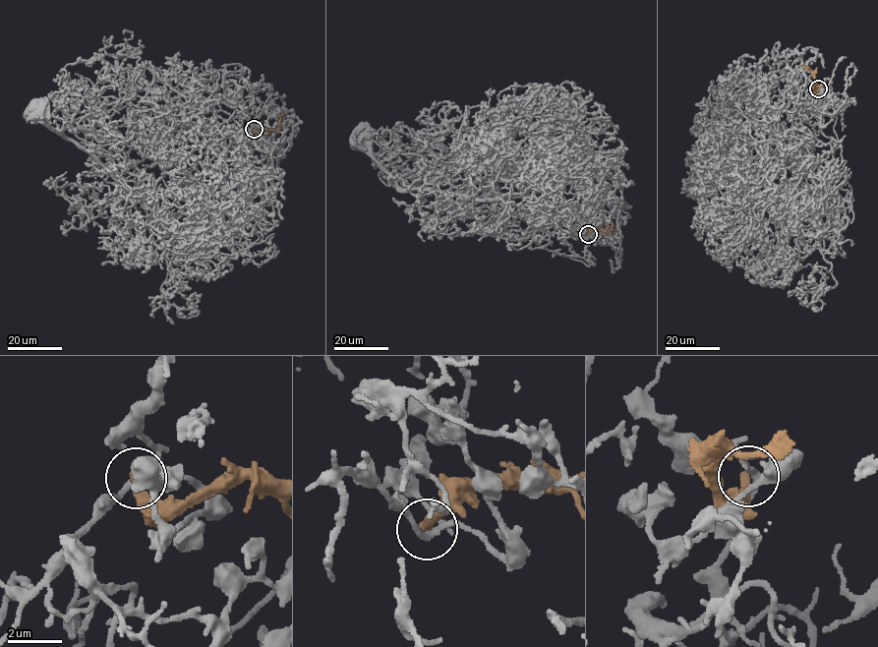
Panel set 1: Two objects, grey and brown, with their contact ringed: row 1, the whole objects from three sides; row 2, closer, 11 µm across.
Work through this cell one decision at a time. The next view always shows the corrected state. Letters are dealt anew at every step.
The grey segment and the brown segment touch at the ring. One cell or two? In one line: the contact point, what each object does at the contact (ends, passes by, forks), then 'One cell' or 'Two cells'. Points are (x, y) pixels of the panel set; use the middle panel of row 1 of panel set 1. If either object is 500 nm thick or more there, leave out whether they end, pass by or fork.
Place: (588, 234). At the ring grey forks. At the ring brown ends. Two cells

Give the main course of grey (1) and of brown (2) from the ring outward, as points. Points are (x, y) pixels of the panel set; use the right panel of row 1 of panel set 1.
1: (818, 88), (819, 128), (834, 148), (813, 169), (799, 213), (795, 202), (762, 182), (705, 185)
2: (818, 88), (815, 89), (813, 73), (802, 65)

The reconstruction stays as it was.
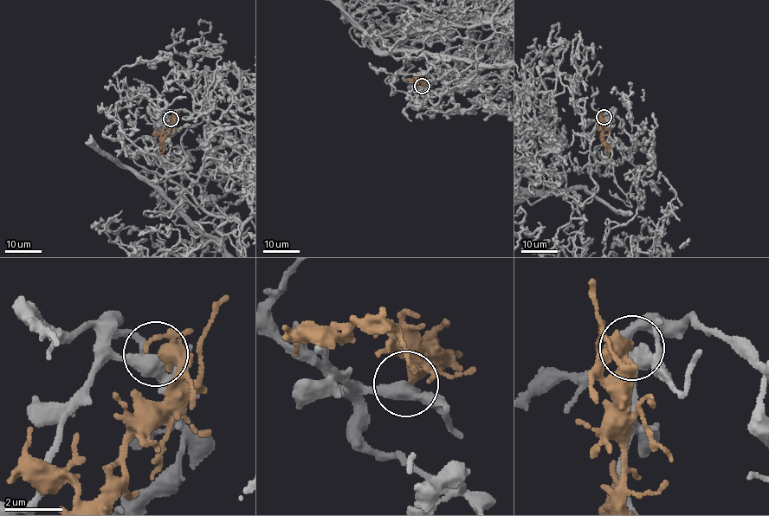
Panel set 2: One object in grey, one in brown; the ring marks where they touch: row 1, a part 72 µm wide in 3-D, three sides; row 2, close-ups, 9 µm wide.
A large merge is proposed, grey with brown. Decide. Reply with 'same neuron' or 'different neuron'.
different neuron

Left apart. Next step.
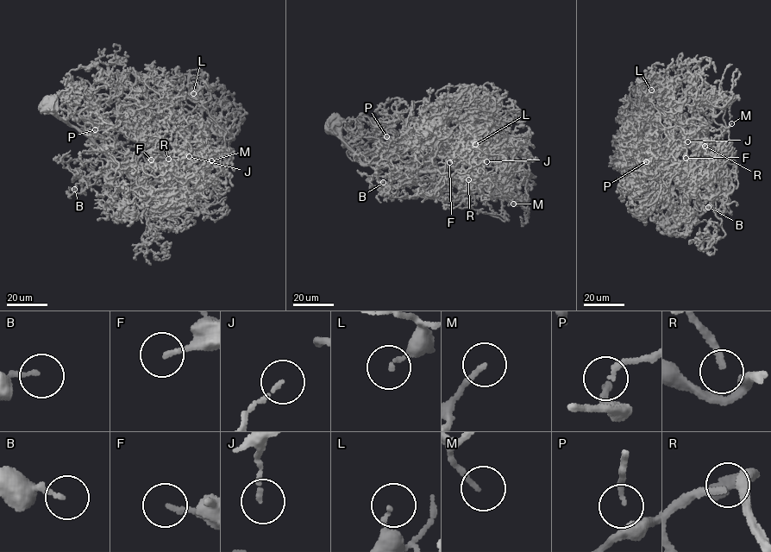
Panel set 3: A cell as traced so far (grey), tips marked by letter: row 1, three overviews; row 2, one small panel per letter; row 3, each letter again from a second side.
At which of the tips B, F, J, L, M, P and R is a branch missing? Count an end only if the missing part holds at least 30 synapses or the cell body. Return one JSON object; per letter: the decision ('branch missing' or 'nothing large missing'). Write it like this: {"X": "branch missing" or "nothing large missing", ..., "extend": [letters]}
{"B": "nothing large missing", "F": "nothing large missing", "J": "nothing large missing", "L": "nothing large missing", "M": "branch missing", "P": "branch missing", "R": "branch missing", "extend": ["M", "P", "R"]}

